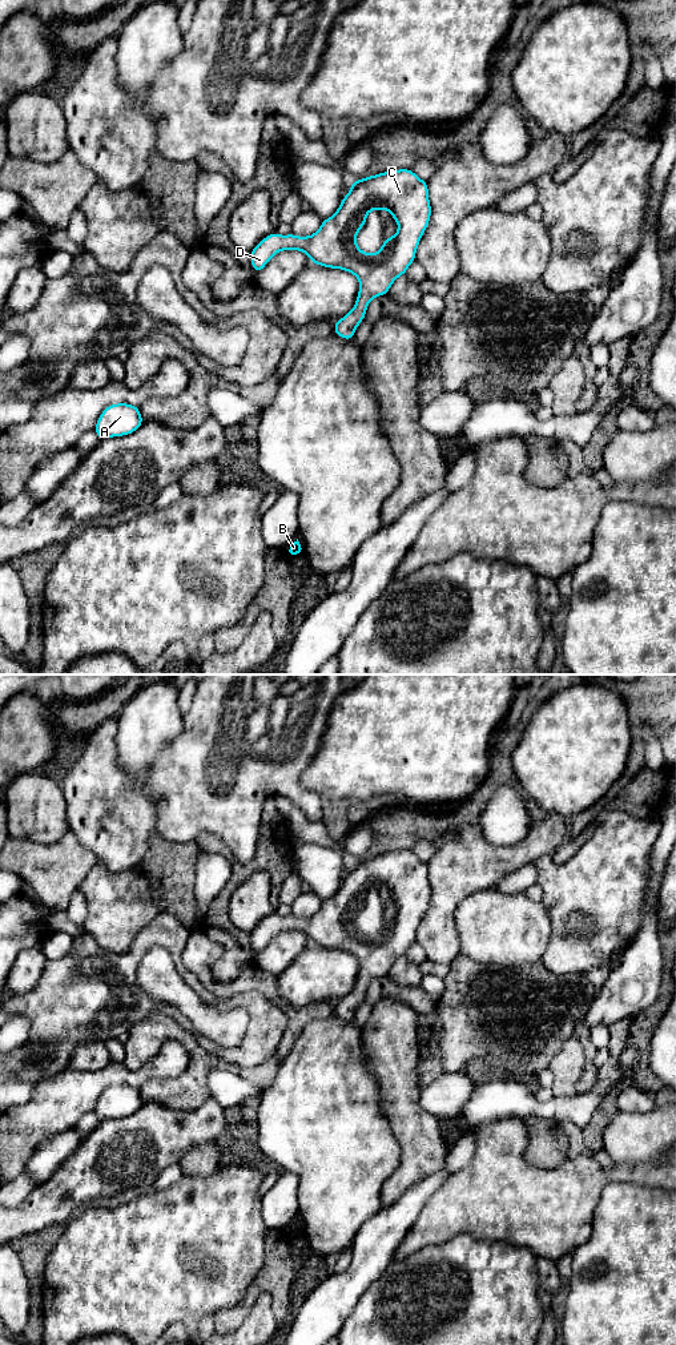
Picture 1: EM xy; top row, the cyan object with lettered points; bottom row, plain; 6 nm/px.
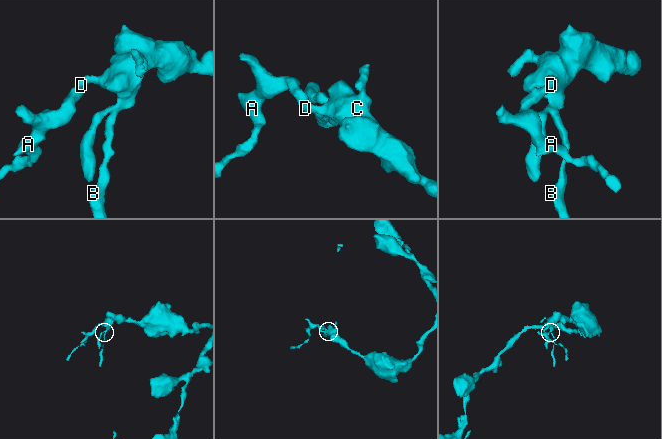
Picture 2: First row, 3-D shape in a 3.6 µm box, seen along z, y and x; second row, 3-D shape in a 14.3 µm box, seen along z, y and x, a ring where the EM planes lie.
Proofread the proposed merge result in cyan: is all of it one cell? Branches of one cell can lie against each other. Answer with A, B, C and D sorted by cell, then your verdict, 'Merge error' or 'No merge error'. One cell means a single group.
Groups: A B C D. No merge error

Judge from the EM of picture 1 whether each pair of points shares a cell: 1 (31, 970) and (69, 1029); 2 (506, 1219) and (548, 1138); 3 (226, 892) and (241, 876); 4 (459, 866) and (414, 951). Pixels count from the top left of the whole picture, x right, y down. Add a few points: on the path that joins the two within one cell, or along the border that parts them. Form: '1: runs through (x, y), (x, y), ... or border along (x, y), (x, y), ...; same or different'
1: border along (48, 961), (37, 982), (31, 989), (13, 994); different
2: border along (527, 1135), (528, 1163), (555, 1168), (564, 1162); different
3: runs through (229, 888), (237, 880); same
4: border along (415, 939), (426, 958); different

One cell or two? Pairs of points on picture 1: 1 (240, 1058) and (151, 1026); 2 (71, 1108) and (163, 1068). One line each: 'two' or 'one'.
1: two
2: one

